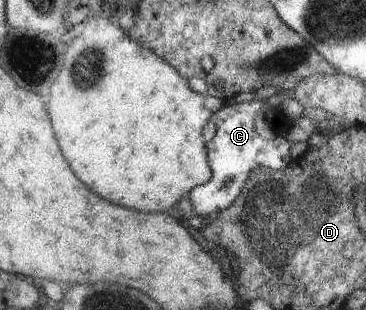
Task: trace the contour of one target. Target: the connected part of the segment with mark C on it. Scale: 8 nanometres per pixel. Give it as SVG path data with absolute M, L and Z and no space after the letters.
M253 99L237 104L225 101L210 120L216 126L215 136L206 144L212 178L189 192L194 215L201 217L230 208L239 197L244 183L253 174L254 167L281 171L294 160L290 151L293 142L285 134L288 119L278 108L268 105L266 100Z

